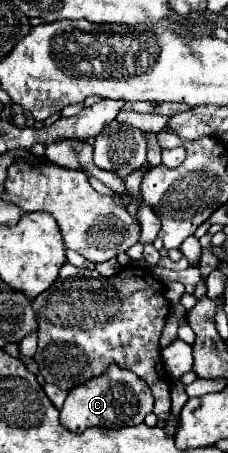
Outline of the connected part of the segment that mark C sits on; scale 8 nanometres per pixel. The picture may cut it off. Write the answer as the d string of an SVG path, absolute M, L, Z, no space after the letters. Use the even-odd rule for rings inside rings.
M111 365L105 375L95 377L69 391L65 405L61 409L61 423L73 433L83 433L87 427L121 429L143 423L145 415L151 413L151 409L153 409L153 395L145 385L145 381L141 381L135 373Z

